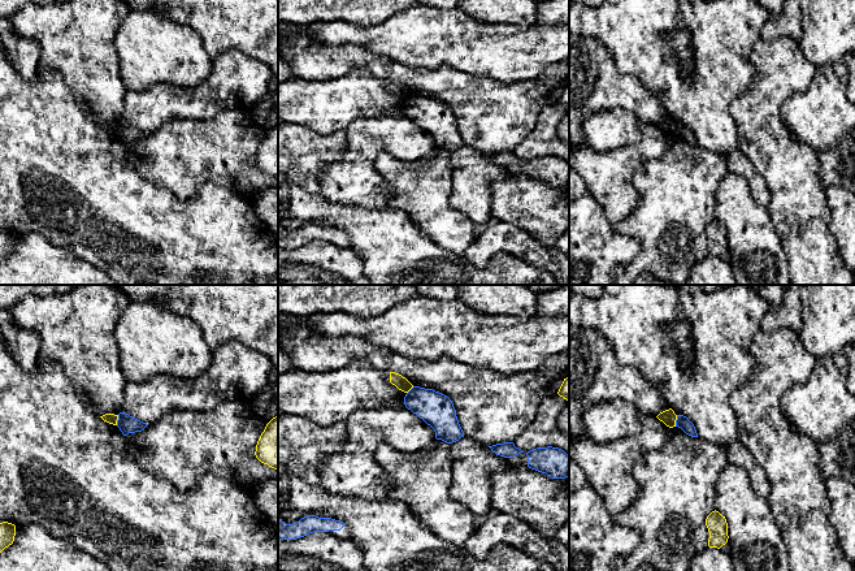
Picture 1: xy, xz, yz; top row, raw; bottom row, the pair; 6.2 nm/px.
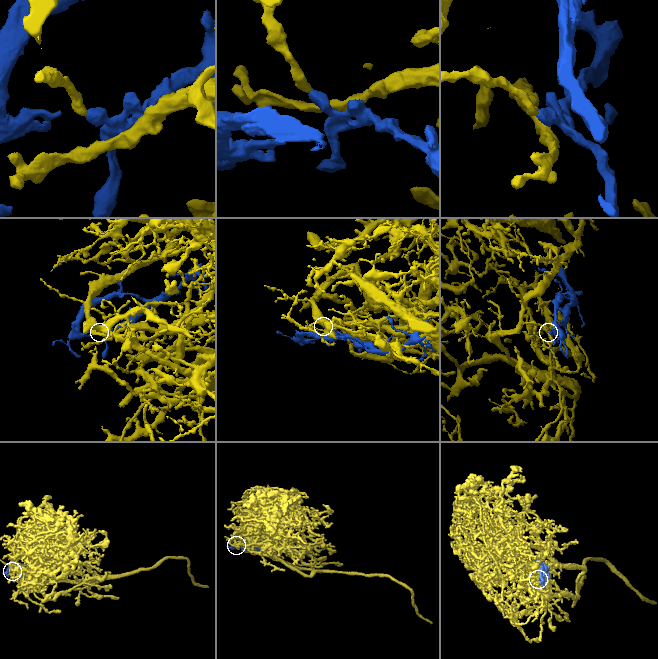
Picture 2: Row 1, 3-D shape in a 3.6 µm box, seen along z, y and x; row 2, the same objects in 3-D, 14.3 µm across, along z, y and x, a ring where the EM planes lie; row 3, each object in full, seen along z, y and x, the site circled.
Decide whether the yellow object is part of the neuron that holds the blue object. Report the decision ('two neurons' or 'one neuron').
one neuron

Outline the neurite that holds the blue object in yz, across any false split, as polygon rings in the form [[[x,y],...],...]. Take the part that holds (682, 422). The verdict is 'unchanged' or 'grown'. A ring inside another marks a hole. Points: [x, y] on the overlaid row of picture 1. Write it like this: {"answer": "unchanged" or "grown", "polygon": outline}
{"answer": "unchanged", "polygon": [[[677,415],[676,427],[681,428],[686,434],[698,437],[694,424],[683,415]]]}

